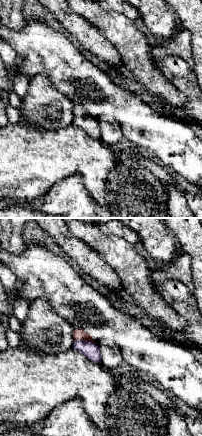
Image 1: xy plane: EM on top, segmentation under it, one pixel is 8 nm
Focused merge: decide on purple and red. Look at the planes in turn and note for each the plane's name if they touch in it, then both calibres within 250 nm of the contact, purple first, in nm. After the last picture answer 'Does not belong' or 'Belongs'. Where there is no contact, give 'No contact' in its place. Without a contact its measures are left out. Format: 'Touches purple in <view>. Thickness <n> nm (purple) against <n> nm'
Touches purple in xy. Thickness 120 nm (purple) against 80 nm

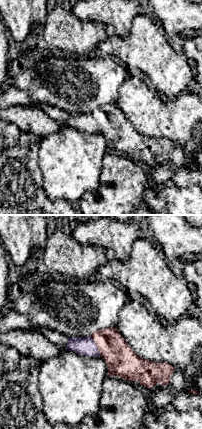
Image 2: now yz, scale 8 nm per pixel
Touches purple in yz. Thickness 140 nm (purple) against 240 nm

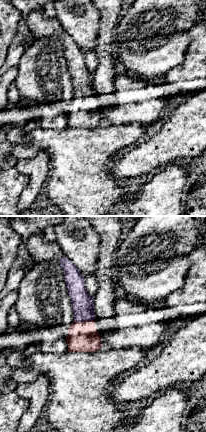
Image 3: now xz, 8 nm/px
Touches purple in xz. Thickness 180 nm (purple) against 240 nm

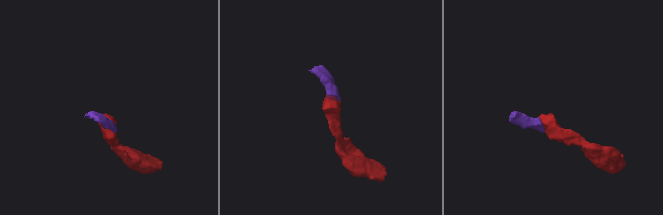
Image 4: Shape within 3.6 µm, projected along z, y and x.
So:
Belongs

